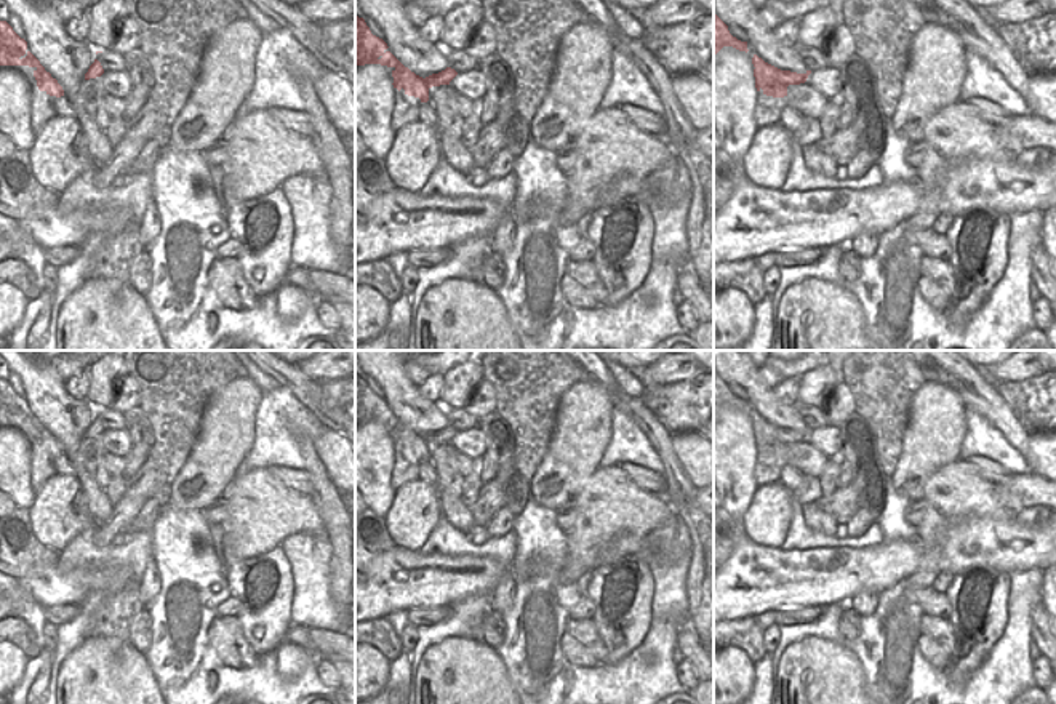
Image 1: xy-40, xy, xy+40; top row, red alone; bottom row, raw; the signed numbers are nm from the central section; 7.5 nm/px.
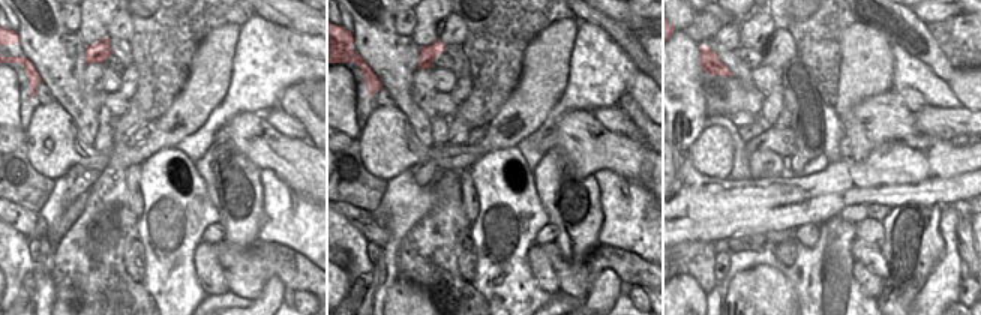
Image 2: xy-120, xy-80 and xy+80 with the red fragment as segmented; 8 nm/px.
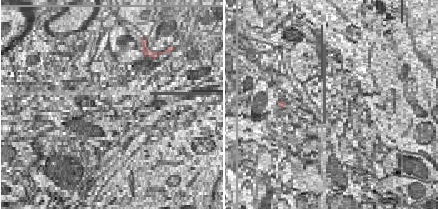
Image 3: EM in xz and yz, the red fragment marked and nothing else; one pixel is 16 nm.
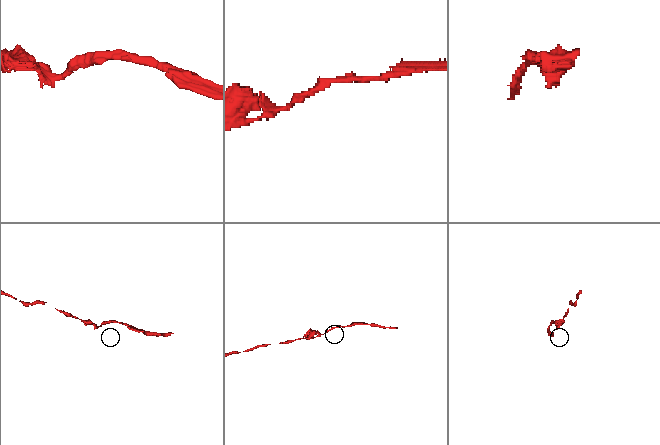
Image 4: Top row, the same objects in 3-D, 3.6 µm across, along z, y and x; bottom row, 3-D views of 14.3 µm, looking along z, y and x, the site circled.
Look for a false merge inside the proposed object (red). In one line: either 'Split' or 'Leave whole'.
Leave whole.

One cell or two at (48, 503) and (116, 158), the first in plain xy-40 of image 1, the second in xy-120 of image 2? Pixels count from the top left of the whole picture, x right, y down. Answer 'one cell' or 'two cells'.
one cell

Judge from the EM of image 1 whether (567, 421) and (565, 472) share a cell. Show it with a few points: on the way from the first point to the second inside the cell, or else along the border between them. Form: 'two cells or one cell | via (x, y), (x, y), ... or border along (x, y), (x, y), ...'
one cell | via (567, 434), (567, 460)

